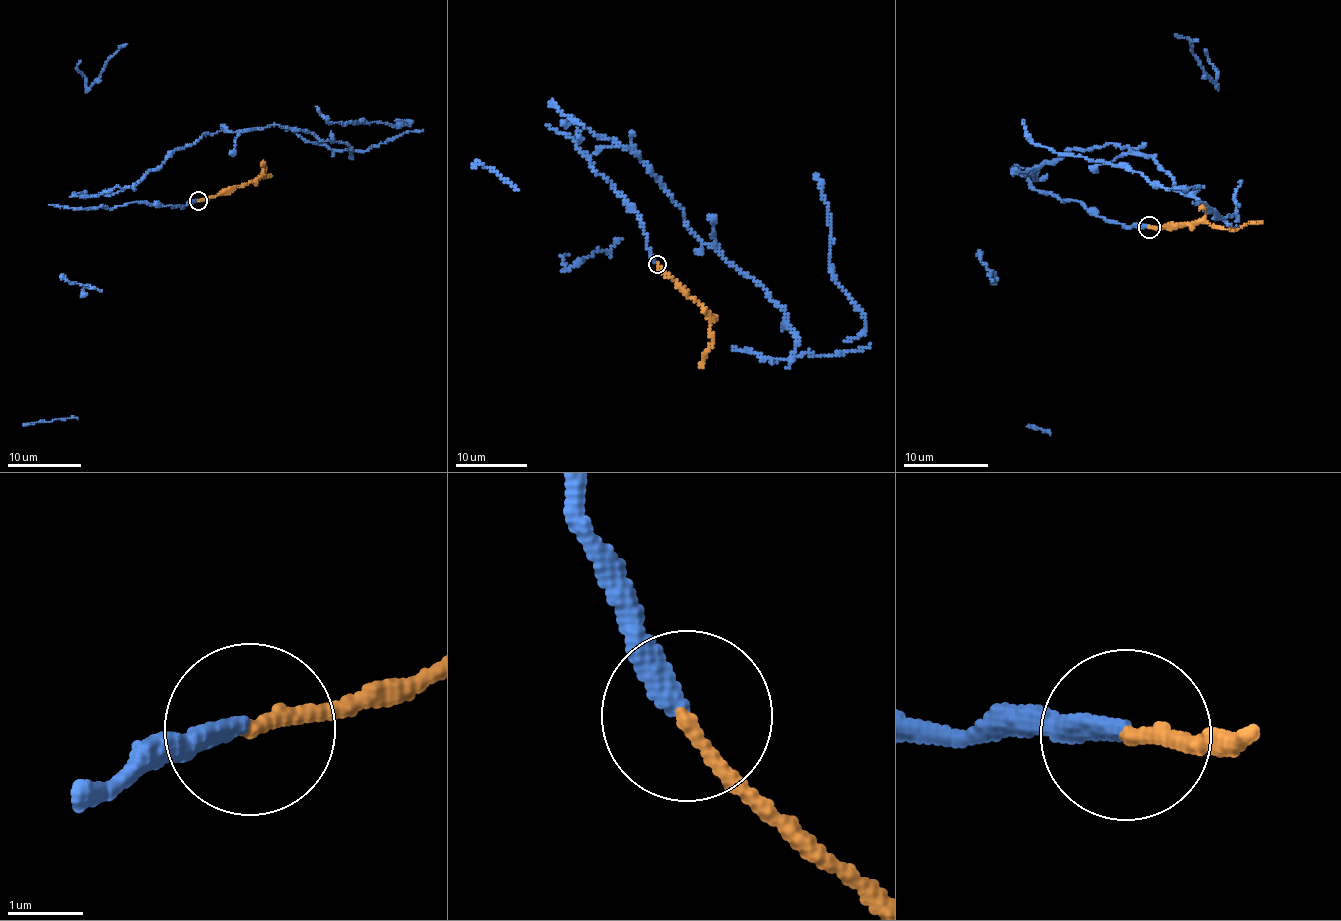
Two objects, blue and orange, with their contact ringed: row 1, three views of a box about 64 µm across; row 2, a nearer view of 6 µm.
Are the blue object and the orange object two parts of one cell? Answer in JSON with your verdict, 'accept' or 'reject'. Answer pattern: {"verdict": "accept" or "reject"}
{"verdict": "reject"}

